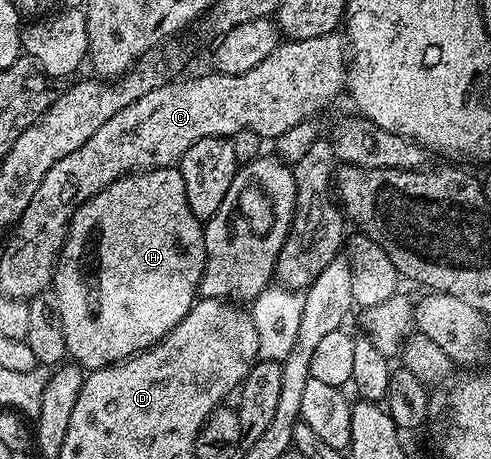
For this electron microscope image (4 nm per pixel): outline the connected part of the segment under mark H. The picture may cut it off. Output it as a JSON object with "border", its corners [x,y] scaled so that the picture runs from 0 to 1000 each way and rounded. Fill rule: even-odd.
{"border":[[[365,364],[305,366],[297,375],[253,383],[224,405],[216,405],[198,427],[187,427],[175,442],[161,447],[155,464],[147,468],[147,481],[138,488],[138,516],[130,521],[130,534],[122,540],[114,569],[114,588],[106,595],[102,636],[114,649],[112,673],[122,684],[138,776],[165,802],[193,806],[214,802],[218,793],[259,784],[263,776],[277,776],[283,767],[314,756],[332,732],[346,728],[346,719],[354,719],[354,710],[363,710],[363,702],[371,702],[371,693],[379,693],[379,684],[399,660],[413,595],[415,499],[409,481],[401,479],[379,440],[379,397],[371,397]]]}

